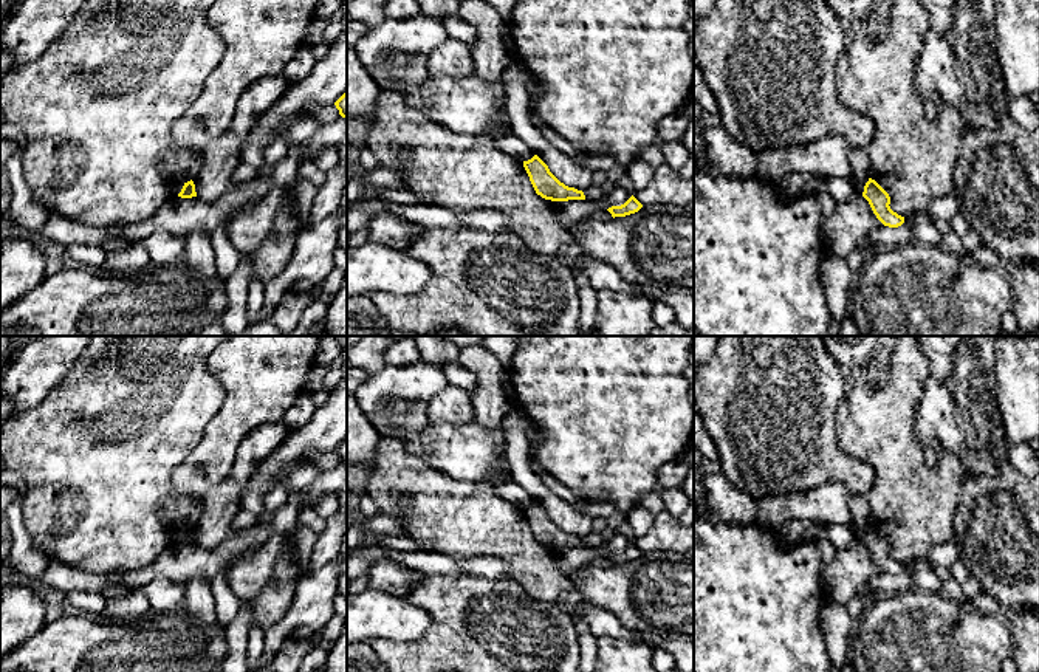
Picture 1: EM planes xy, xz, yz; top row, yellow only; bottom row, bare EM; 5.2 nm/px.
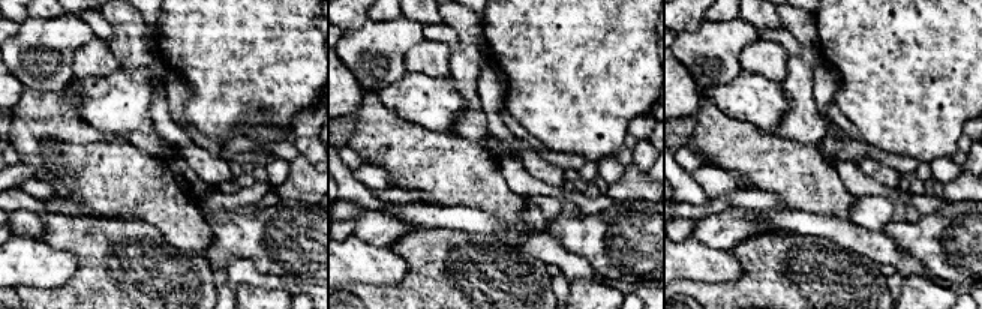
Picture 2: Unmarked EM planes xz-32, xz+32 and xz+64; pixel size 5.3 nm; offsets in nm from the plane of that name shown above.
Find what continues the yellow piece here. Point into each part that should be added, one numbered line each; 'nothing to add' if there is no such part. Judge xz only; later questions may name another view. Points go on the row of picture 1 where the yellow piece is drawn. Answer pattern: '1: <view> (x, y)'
nothing to add

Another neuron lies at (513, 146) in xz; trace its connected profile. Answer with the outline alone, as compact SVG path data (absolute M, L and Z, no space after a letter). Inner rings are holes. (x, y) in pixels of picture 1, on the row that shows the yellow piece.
M513 132L499 138L492 138L492 142L499 150L516 159L528 161L534 156L534 152Z

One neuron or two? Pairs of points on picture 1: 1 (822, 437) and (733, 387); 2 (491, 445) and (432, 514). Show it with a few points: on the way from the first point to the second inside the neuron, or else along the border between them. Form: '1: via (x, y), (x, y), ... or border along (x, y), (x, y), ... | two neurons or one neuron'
1: via (801, 437), (795, 437), (754, 397) | one neuron
2: border along (429, 463), (451, 477), (482, 482) | two neurons

